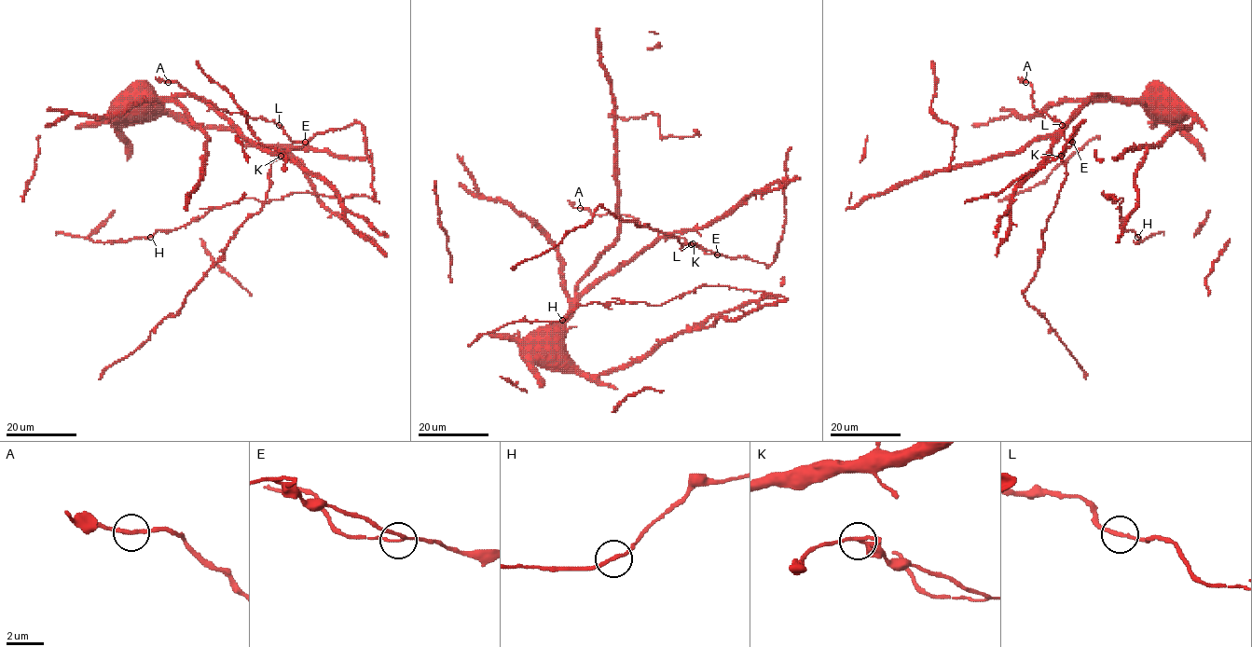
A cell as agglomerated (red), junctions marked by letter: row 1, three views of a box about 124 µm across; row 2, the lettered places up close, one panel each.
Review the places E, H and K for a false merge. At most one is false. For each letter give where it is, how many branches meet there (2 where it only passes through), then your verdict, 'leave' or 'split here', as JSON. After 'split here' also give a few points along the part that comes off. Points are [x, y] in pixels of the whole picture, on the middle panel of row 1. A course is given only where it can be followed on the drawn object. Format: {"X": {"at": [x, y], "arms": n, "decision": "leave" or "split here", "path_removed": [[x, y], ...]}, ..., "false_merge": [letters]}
{"E": {"at": [717, 254], "arms": 3, "decision": "split here", "path_removed": [[717, 255], [708, 254], [682, 238], [643, 227], [629, 216], [592, 214], [568, 200]]}, "H": {"at": [562, 320], "arms": 2, "decision": "leave"}, "K": {"at": [693, 243], "arms": 3, "decision": "leave"}, "false_merge": ["E"]}

